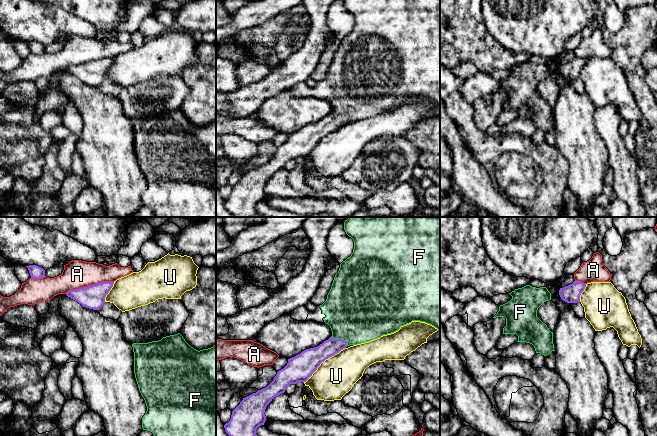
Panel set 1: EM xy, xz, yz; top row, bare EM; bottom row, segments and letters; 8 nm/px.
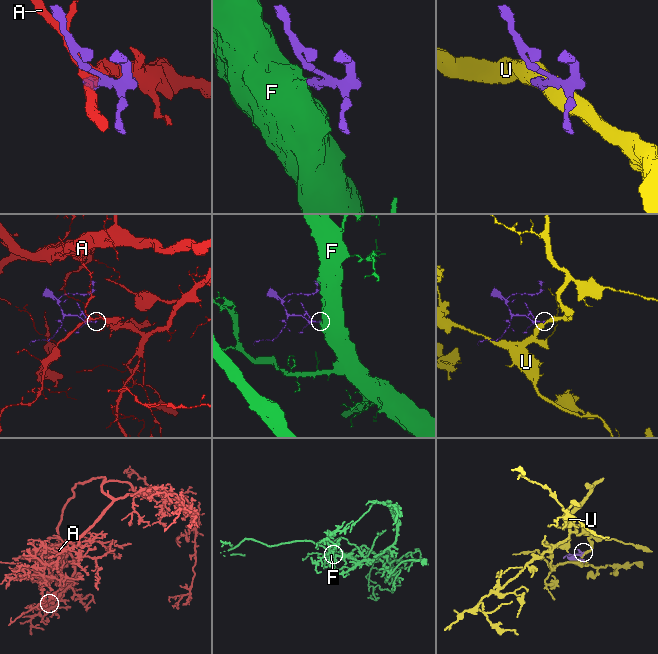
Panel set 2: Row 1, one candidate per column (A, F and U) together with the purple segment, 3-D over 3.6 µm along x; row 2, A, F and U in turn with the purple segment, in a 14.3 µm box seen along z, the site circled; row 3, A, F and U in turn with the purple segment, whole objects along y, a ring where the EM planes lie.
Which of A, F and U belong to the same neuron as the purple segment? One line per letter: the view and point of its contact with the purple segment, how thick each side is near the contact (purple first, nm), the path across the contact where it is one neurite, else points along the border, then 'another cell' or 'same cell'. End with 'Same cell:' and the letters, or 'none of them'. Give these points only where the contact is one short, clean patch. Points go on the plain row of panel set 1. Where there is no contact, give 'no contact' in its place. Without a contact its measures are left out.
A: contact xy (89, 62); calibres 190 and 220 nm; another cell
F: contact xz (340, 115); calibres 150 and 480 nm; way xz (315, 132), (334, 121), (340, 115), (357, 89); same cell
U: contact xz (323, 137); calibres 200 and 320 nm; border xz (345, 123), (326, 134), (303, 158); another cell
Same cell: F

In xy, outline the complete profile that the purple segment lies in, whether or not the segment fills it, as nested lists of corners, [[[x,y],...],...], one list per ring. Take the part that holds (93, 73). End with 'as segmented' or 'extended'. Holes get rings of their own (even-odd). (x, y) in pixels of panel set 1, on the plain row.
[[[102,58],[92,62],[70,66],[68,73],[77,77],[83,83],[99,86],[105,79],[105,73],[113,63],[114,58]]]; as segmented

